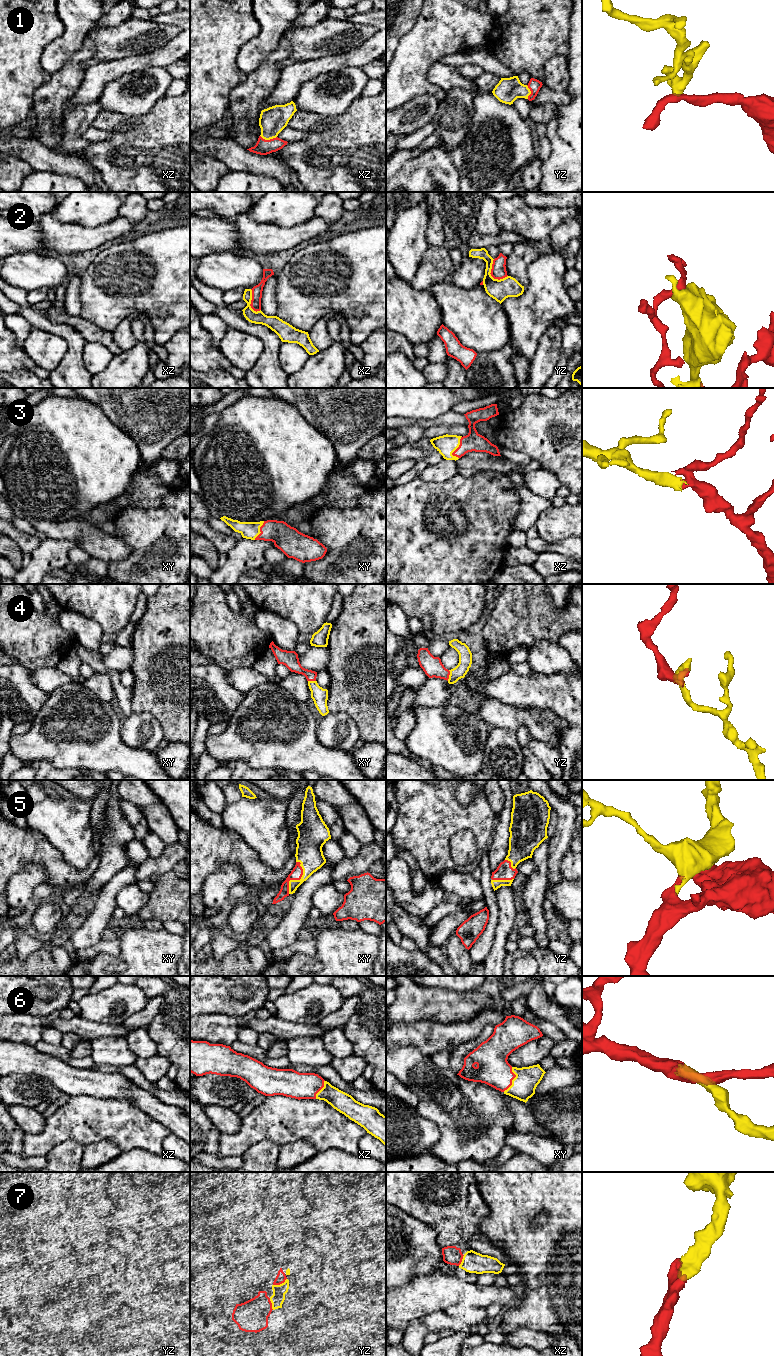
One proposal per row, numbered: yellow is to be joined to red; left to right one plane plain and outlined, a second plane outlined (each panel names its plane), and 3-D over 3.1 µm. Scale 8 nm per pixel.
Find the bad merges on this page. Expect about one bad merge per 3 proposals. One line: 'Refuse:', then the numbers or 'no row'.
Refuse: 2

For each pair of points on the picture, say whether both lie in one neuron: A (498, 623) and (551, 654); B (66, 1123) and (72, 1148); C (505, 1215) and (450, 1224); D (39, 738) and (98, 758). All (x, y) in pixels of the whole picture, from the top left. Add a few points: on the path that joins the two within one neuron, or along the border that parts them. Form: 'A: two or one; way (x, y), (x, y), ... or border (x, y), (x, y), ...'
A: two; border (558, 644), (538, 640), (527, 648)
B: two; border (82, 1145), (74, 1140), (64, 1140), (49, 1151)
C: two; border (481, 1196), (488, 1208), (480, 1223), (485, 1239)
D: one; way (54, 745), (83, 746)

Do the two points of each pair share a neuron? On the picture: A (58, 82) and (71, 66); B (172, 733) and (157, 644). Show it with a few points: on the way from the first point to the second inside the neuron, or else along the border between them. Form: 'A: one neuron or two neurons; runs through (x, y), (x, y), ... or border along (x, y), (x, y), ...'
A: one neuron; runs through (62, 78), (70, 70)
B: one neuron; runs through (167, 711), (147, 686), (147, 666)

